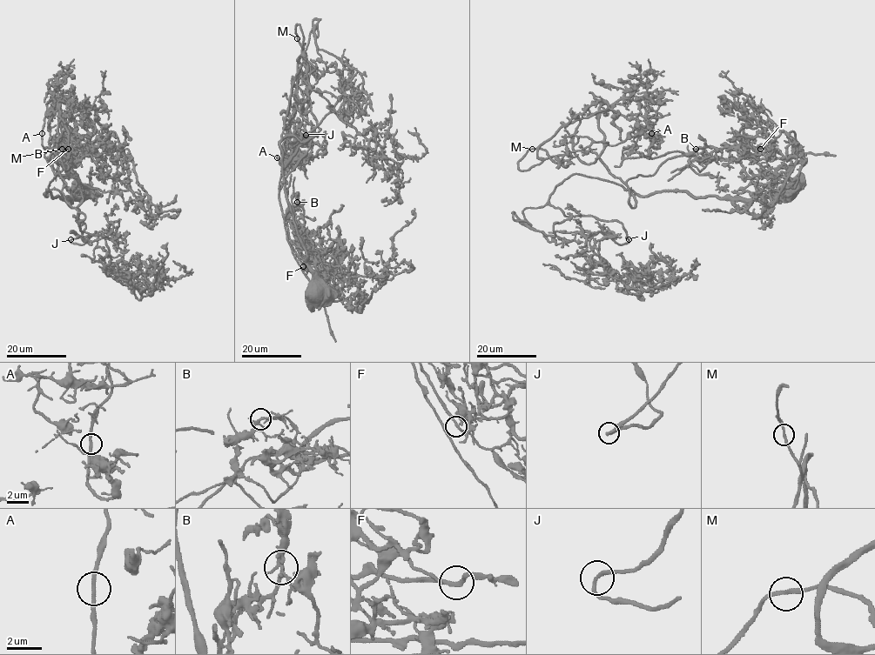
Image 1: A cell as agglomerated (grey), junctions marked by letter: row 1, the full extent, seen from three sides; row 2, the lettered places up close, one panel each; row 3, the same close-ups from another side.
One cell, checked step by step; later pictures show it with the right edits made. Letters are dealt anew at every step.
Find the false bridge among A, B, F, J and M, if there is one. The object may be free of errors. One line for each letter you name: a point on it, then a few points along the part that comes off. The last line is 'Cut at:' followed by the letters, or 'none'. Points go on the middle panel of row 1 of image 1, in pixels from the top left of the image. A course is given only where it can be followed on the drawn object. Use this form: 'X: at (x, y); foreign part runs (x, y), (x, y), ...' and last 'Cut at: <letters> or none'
Cut at: none

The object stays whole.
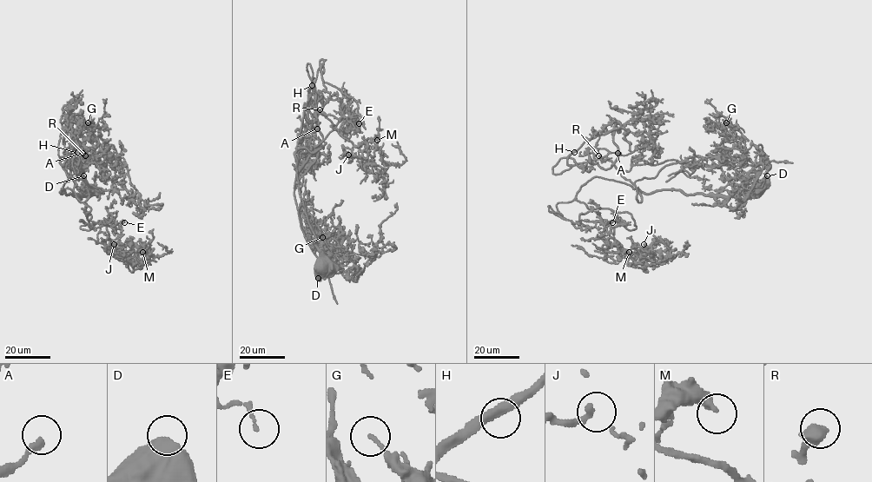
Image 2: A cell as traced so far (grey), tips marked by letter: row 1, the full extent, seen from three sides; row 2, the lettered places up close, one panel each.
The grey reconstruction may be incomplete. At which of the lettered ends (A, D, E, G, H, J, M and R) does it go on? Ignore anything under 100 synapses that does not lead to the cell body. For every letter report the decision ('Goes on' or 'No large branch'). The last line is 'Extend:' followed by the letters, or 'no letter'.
A: Goes on
D: No large branch
E: No large branch
G: No large branch
H: No large branch
J: No large branch
M: No large branch
R: Goes on
Extend: A, R

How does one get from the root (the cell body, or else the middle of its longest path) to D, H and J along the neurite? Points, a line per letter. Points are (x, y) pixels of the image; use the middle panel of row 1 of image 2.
D: (321, 267), (318, 278)
H: (321, 267), (299, 190), (295, 155), (302, 148), (323, 148), (310, 130), (313, 78), (312, 85)
J: (321, 267), (295, 155), (310, 87), (326, 142), (314, 147), (332, 124), (353, 143), (348, 155)

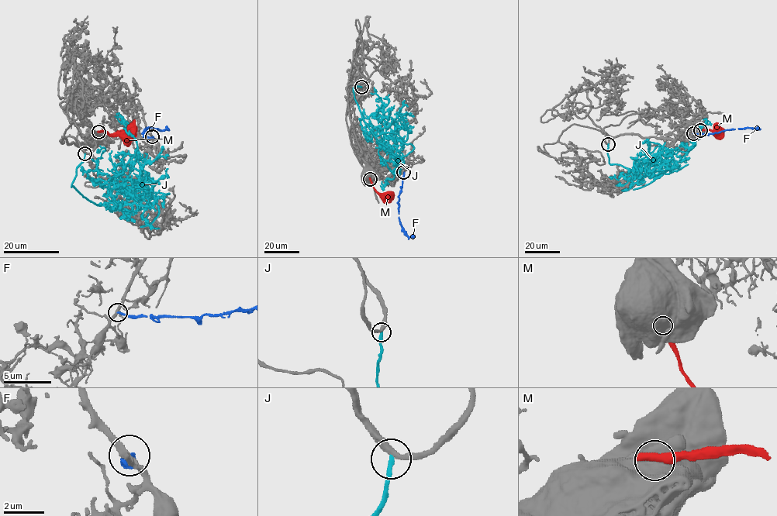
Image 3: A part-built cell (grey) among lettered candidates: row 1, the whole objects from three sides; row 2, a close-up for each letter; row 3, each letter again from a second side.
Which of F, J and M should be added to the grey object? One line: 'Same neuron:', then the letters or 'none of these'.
Same neuron: J

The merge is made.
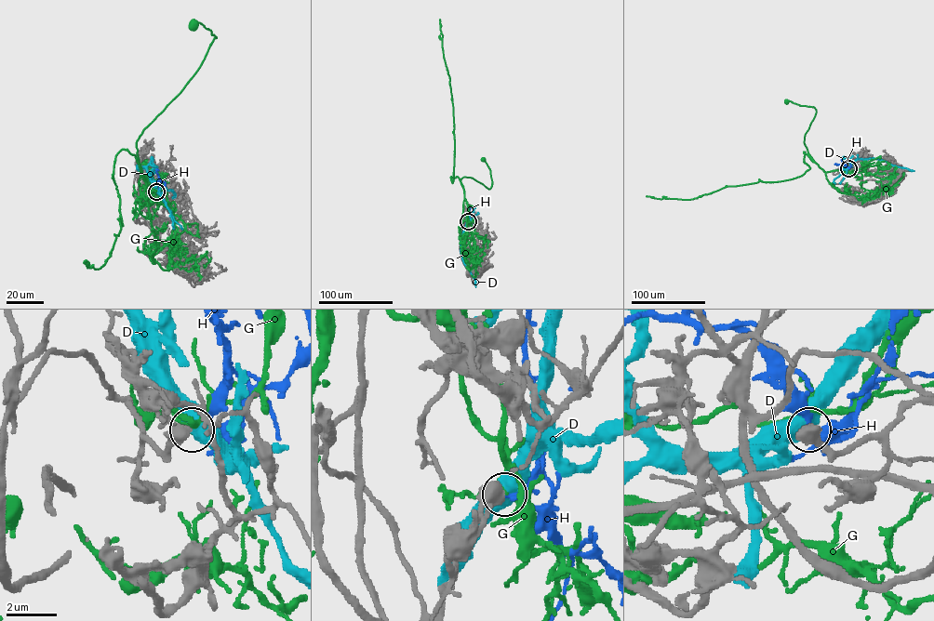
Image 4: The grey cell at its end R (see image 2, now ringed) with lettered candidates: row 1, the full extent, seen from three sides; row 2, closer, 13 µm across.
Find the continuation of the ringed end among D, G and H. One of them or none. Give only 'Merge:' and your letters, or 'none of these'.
Merge: H

